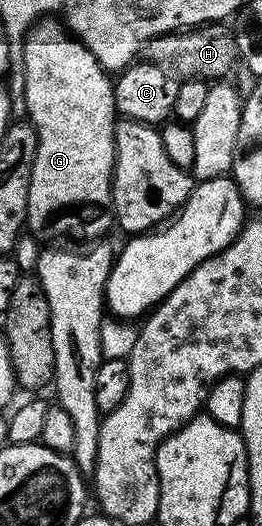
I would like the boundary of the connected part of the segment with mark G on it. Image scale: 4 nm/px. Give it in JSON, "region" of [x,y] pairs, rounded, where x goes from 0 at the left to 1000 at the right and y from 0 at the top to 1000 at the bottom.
{"region":[[[160,32],[122,46],[92,78],[92,127],[103,217],[149,270],[118,316],[95,432],[118,447],[160,451],[218,445],[229,424],[286,447],[313,394],[336,401],[340,422],[378,424],[393,416],[378,394],[405,395],[424,382],[439,160],[370,108],[210,32]]]}

